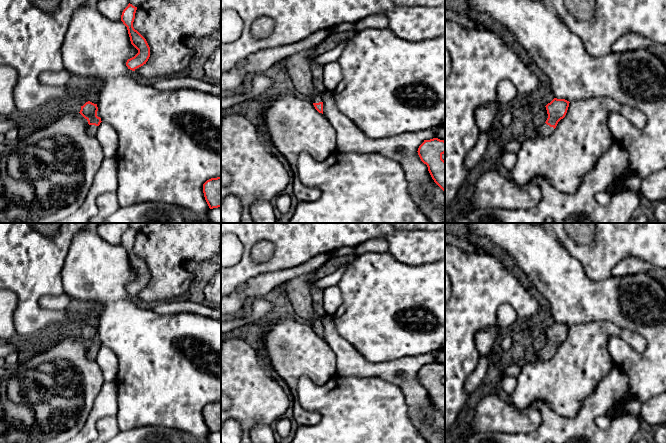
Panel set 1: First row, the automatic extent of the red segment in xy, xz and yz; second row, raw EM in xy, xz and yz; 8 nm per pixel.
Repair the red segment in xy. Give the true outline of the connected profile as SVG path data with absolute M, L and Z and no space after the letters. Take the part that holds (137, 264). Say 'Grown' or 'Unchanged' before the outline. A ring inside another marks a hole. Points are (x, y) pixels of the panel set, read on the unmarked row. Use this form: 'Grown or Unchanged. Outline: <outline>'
Unchanged. Outline: M129 227L121 239L121 245L127 251L131 268L138 274L138 277L126 286L126 290L132 295L146 288L150 281L150 271L146 263L133 251L136 234L137 231Z

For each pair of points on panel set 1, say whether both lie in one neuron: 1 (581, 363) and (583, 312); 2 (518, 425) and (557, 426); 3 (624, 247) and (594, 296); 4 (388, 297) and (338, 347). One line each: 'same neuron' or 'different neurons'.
1: different neurons
2: different neurons
3: different neurons
4: different neurons

